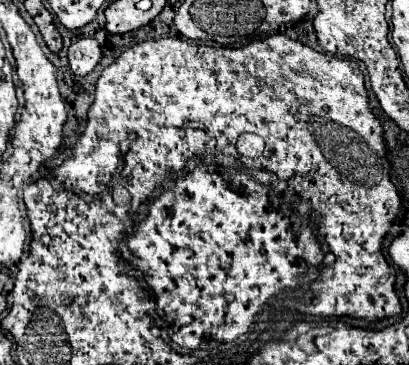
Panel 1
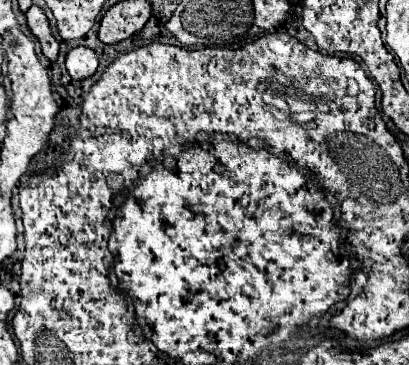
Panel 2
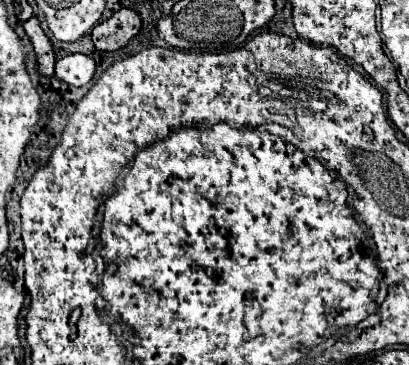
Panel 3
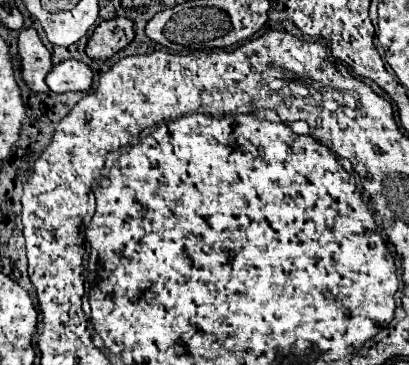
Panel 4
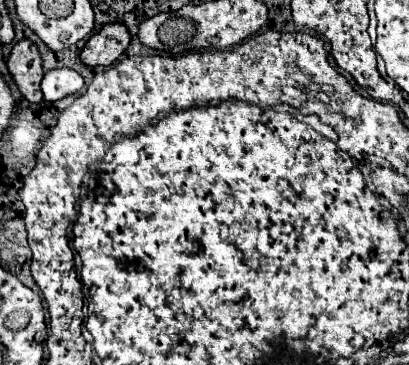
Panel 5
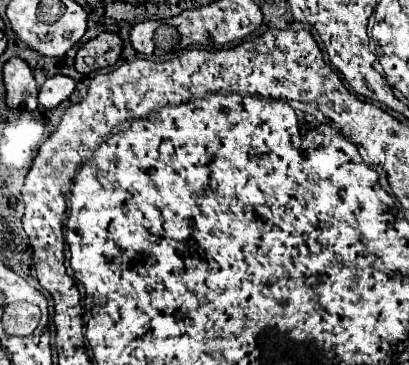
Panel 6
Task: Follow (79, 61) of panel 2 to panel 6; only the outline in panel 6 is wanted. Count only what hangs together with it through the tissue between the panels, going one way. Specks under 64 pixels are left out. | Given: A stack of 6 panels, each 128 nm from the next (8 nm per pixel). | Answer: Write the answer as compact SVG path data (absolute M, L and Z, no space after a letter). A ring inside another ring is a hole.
M56 74L48 78L38 94L38 104L44 108L56 108L62 100L66 100L74 92L74 80L64 74Z

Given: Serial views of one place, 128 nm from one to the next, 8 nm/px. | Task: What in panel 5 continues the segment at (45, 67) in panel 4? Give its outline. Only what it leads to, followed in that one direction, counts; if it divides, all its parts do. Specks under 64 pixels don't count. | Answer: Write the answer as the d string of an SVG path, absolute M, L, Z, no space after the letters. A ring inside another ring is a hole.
M22 38L20 42L16 42L8 58L8 70L26 100L42 102L40 80L44 76L44 68L40 50L32 40Z

